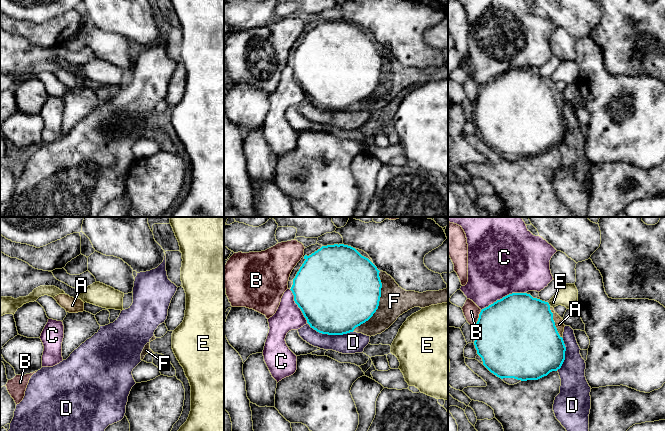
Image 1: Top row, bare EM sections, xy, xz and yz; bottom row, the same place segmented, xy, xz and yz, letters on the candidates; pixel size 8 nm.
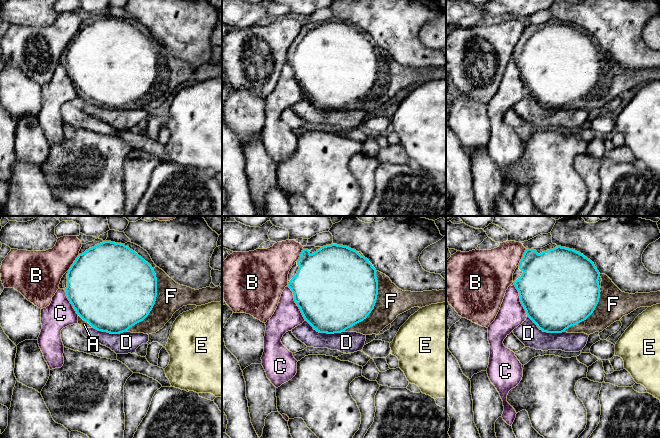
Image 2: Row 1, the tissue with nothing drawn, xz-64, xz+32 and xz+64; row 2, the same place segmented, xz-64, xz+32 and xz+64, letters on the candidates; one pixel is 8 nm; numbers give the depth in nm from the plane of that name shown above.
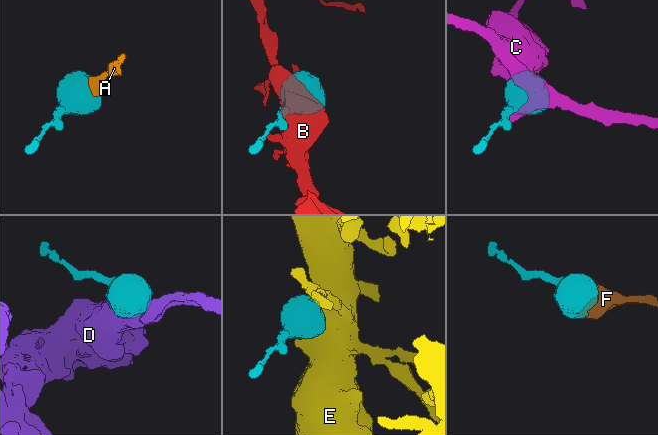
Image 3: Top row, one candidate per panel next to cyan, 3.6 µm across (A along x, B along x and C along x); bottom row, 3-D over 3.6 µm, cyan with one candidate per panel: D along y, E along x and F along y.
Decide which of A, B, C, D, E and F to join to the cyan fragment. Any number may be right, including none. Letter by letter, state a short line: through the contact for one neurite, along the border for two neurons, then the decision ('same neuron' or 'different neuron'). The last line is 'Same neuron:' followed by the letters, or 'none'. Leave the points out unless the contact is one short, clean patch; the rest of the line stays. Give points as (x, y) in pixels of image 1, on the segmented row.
A: line yz (525, 333), (545, 328), (554, 322), (559, 324); same neuron
B: different neuron
C: different neuron
D: different neuron
E: line yz (547, 302), (550, 306); different neuron
F: same neuron
Same neuron: A, F

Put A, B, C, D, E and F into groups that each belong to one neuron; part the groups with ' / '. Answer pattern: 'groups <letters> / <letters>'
groups A F / B / C / D / E

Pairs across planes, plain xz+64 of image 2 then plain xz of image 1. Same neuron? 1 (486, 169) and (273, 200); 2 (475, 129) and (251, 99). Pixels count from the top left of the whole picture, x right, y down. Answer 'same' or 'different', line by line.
1: different
2: same

